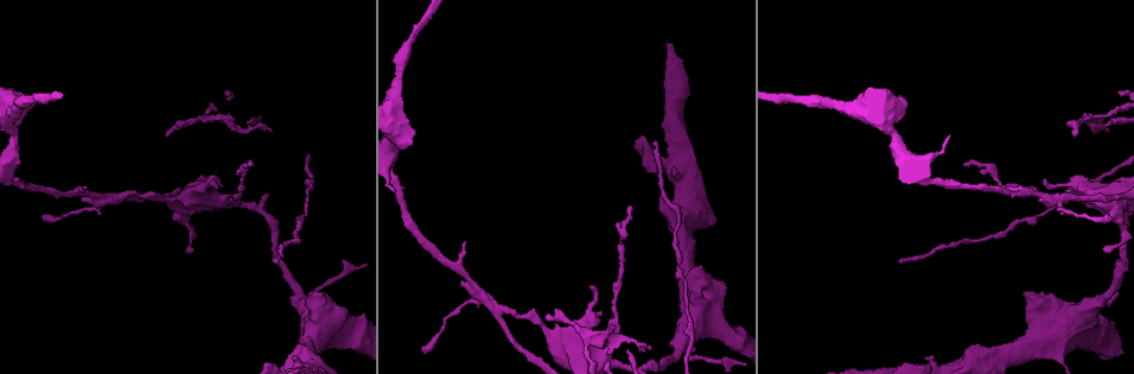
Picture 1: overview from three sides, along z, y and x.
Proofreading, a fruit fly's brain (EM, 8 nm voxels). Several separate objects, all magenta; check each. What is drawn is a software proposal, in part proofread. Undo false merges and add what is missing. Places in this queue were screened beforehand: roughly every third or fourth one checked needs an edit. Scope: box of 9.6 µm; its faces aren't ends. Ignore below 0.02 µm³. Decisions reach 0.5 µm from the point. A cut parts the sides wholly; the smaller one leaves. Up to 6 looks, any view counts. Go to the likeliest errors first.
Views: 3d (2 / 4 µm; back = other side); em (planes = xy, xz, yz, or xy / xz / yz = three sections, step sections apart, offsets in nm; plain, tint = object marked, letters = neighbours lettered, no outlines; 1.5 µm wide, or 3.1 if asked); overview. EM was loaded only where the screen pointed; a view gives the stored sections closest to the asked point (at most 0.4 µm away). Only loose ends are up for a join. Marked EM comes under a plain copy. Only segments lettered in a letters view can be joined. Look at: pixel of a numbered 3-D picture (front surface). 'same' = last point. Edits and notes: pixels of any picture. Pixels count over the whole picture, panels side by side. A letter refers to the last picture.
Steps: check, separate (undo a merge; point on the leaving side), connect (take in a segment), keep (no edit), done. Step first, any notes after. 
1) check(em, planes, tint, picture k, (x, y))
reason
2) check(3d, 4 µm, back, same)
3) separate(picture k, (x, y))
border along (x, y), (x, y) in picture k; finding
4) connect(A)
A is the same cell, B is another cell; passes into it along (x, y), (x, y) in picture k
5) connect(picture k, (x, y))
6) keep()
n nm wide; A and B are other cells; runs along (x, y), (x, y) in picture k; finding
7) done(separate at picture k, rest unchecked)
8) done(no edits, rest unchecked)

check(em, xy, step 4, tint, picture 1, (1098, 303))
a fork

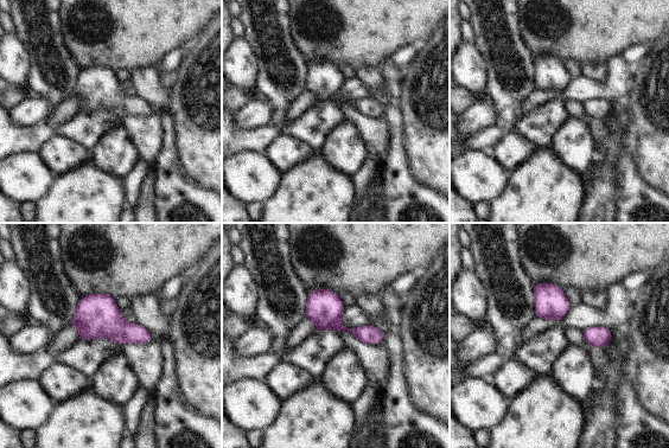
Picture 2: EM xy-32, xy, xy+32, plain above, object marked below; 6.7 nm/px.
check(em, planes, letters, same)
cut it another way

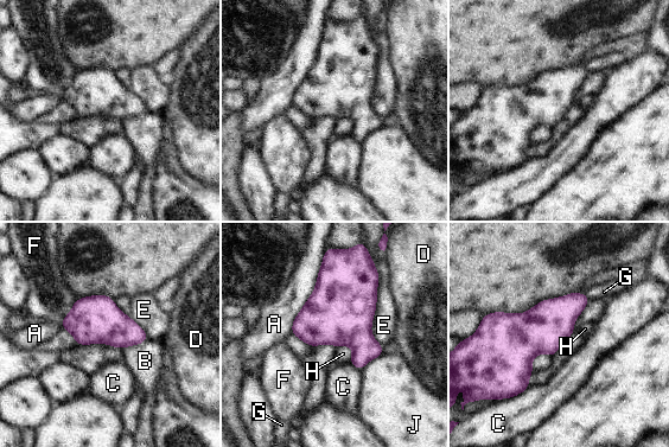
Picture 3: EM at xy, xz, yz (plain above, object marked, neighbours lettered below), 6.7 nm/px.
keep()
300 nm wide; E touches over 750 nm; A, B, C, D, E, F, G, H and J are other cells; all the same cell

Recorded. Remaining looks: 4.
check(3d, 4 µm, back, picture 1, (1058, 209))

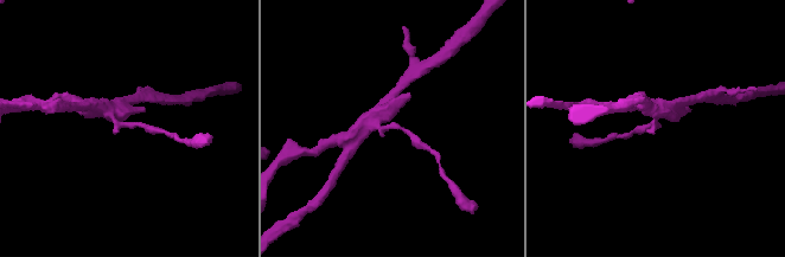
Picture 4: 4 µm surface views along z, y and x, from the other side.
check(em, xz, step 4, tint, picture 4, (667, 117))
need the tissue

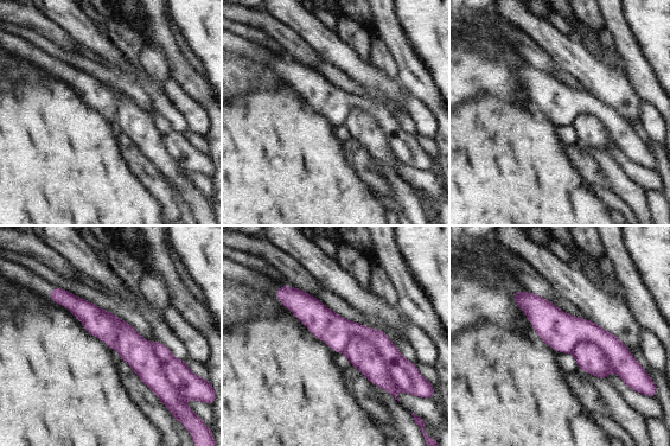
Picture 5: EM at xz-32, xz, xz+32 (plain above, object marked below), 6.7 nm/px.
check(em, planes, letters, same)

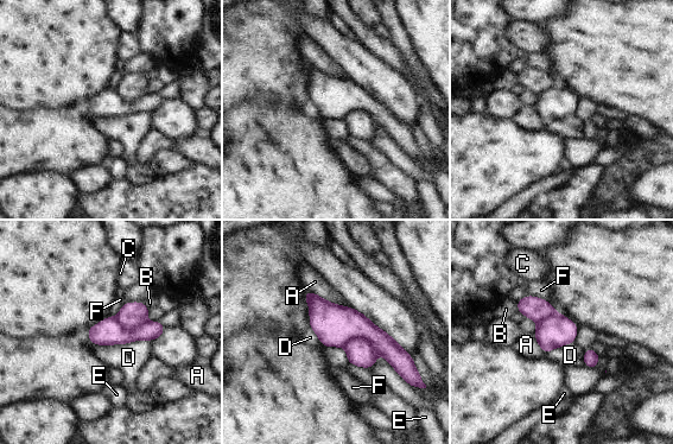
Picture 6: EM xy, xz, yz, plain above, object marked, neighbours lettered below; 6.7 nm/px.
separate(picture 6, (361, 351))
D touches over 460 nm; A, B, C, D, E and F are other cells; border along (344, 347), (367, 337), (380, 351) in picture 6; two cells meet here

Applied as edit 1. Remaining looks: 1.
done(separate at picture 6, rest unchecked)

